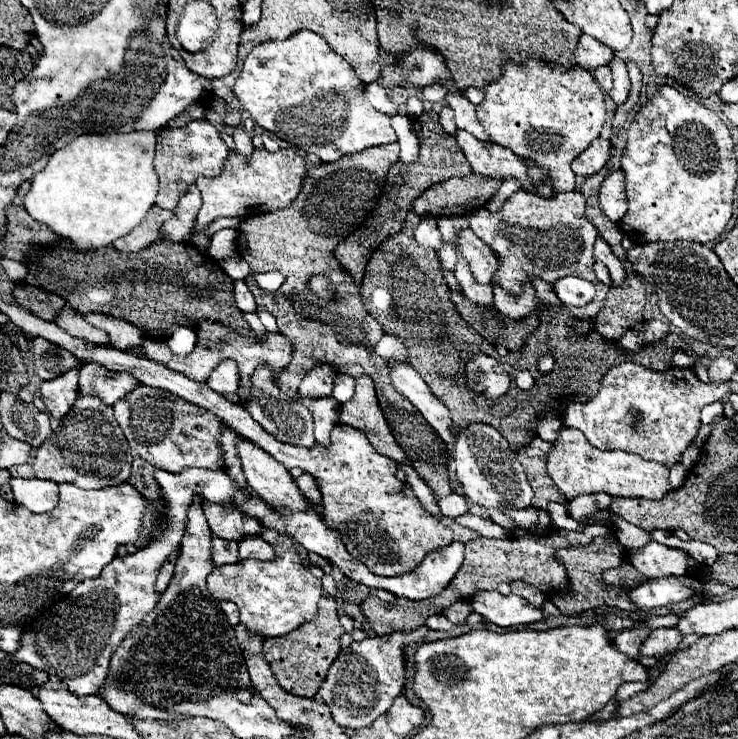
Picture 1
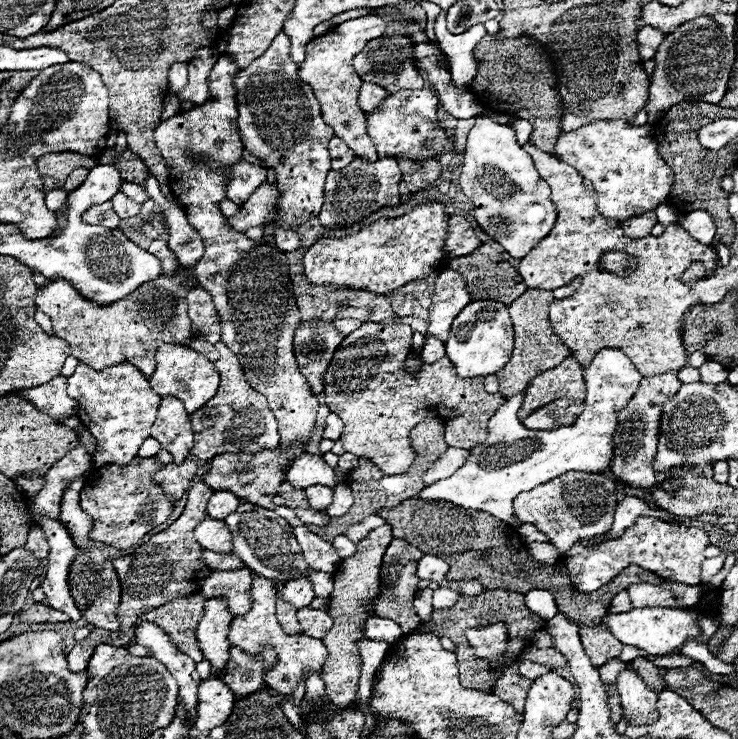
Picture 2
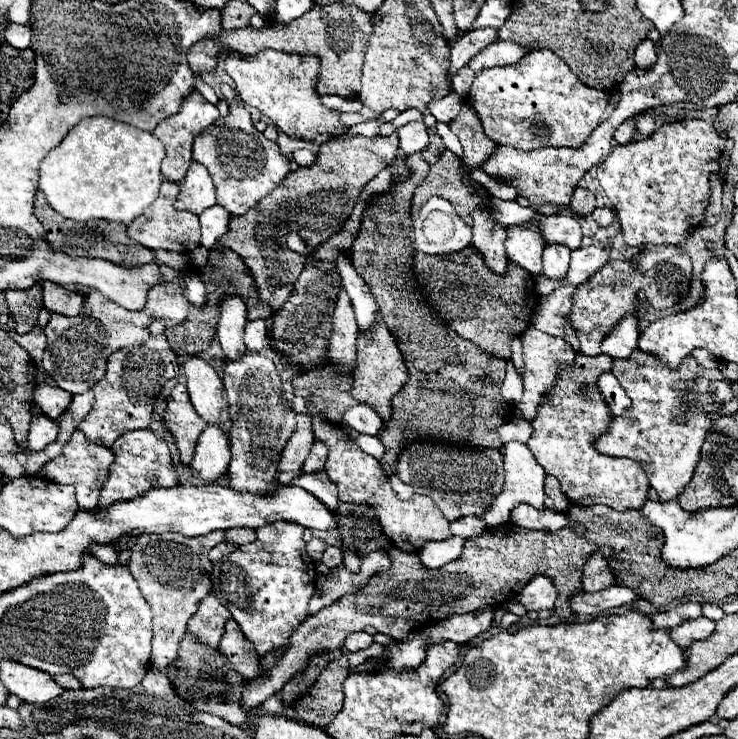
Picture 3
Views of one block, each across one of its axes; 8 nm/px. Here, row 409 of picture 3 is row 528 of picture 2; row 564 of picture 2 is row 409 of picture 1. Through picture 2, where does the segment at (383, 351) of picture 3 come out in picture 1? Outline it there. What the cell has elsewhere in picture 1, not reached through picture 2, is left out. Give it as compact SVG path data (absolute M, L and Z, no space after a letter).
M368 376L356 378L354 398L340 406L340 424L362 430L378 454L388 456L400 464L410 464L398 442L394 440L390 426L384 420L374 384Z

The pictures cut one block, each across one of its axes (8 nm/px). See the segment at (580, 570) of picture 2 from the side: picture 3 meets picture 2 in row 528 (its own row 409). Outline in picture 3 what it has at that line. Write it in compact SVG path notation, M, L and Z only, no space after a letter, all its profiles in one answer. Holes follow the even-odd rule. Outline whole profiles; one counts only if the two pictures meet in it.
M634 350L626 360L612 362L612 374L618 378L632 404L624 414L612 416L608 430L594 438L594 446L600 454L616 458L622 456L640 462L650 486L656 490L660 500L672 500L690 482L704 438L712 428L708 414L692 402L694 390L690 382L694 380L698 362L688 356L678 370L670 370L660 360L642 350ZM680 398L686 398L688 406L682 406Z

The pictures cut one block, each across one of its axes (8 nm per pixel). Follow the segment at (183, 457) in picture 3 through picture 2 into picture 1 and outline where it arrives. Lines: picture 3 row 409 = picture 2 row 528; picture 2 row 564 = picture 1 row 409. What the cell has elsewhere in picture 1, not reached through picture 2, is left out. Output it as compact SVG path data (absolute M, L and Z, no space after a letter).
M140 384L114 404L114 414L130 448L138 450L138 454L154 468L166 472L180 472L188 466L208 470L222 468L222 450L218 448L222 422L208 410L172 394L166 396L160 388Z

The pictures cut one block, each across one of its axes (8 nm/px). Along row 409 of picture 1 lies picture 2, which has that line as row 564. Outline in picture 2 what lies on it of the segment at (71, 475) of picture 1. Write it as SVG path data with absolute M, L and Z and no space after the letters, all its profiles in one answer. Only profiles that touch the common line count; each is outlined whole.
M82 550L76 558L76 562L72 562L70 566L70 576L68 576L68 584L72 590L72 596L82 612L82 618L96 626L96 628L106 628L106 630L118 630L118 618L116 618L116 610L120 604L120 582L116 576L116 570L112 566L112 560L108 558L106 550Z

